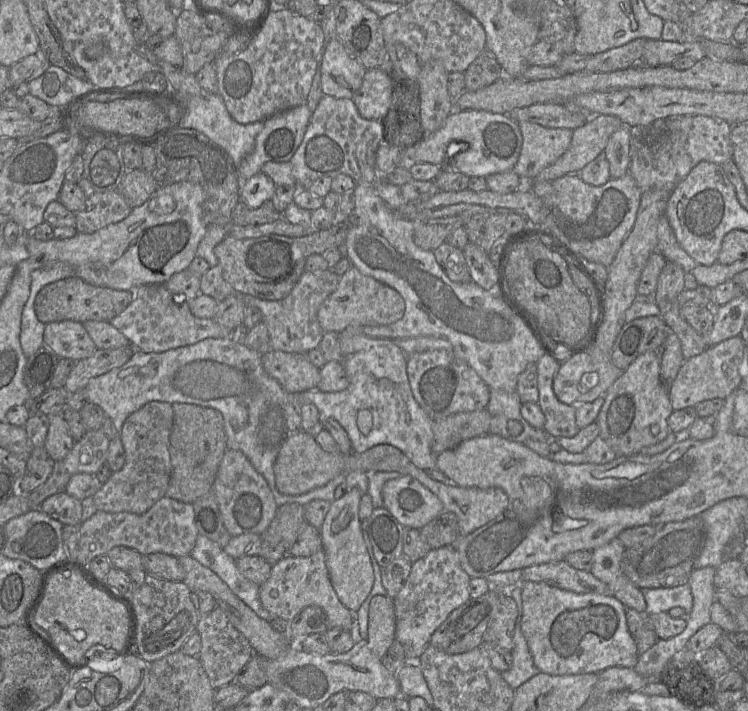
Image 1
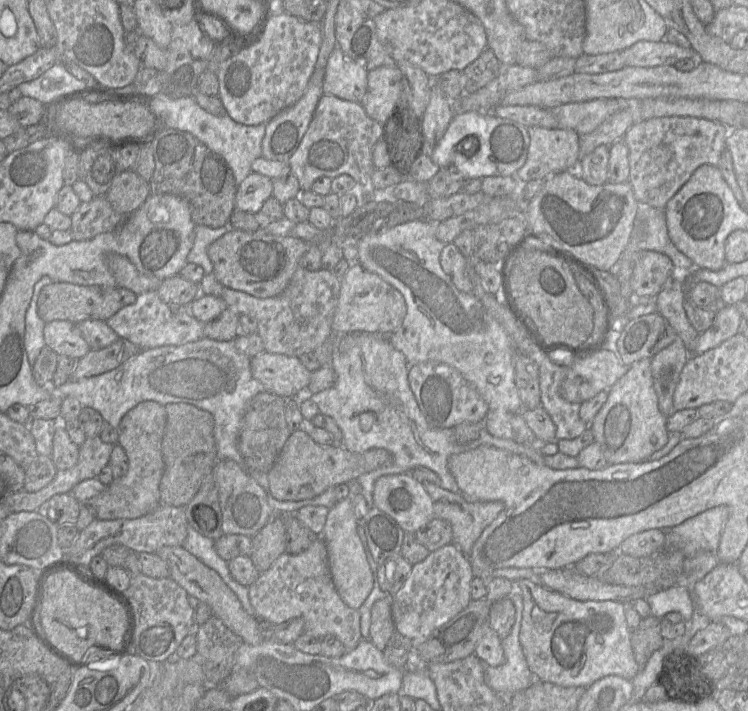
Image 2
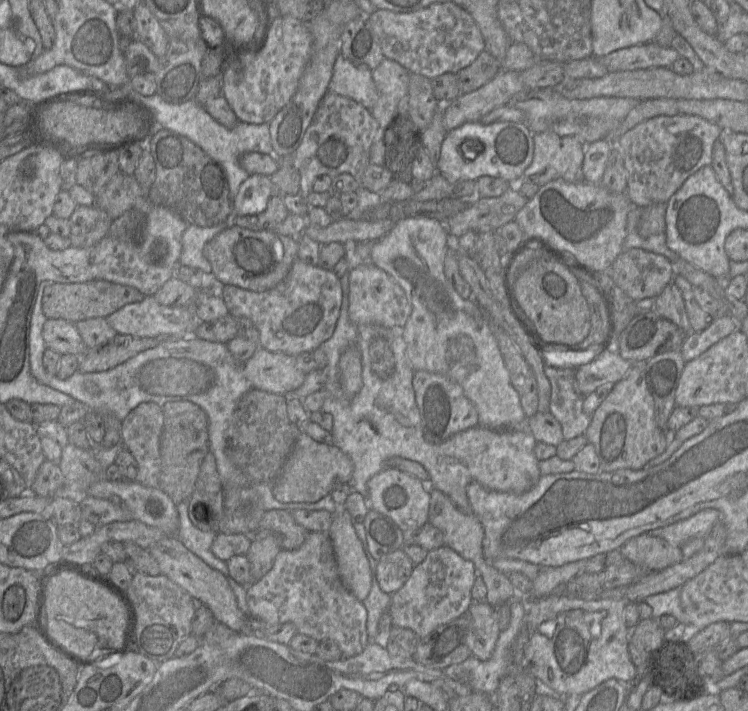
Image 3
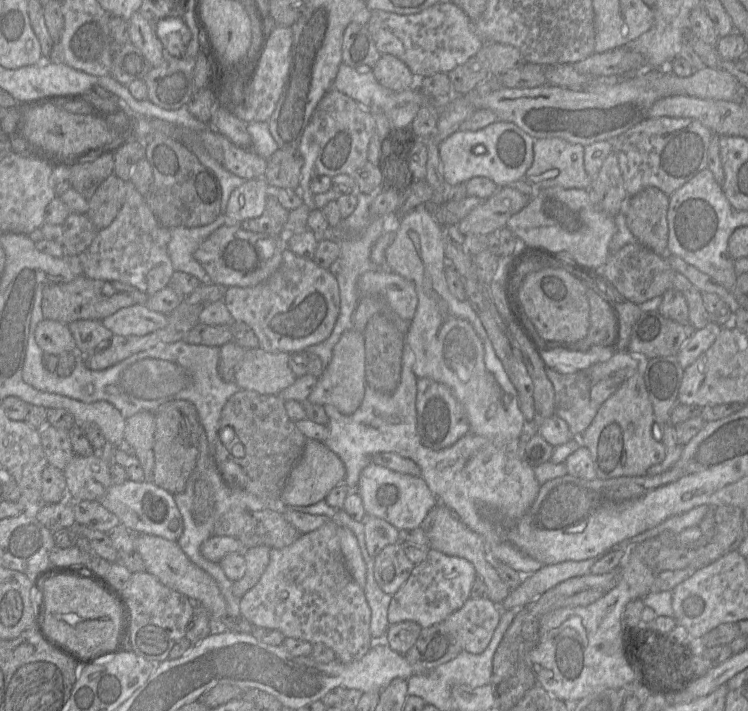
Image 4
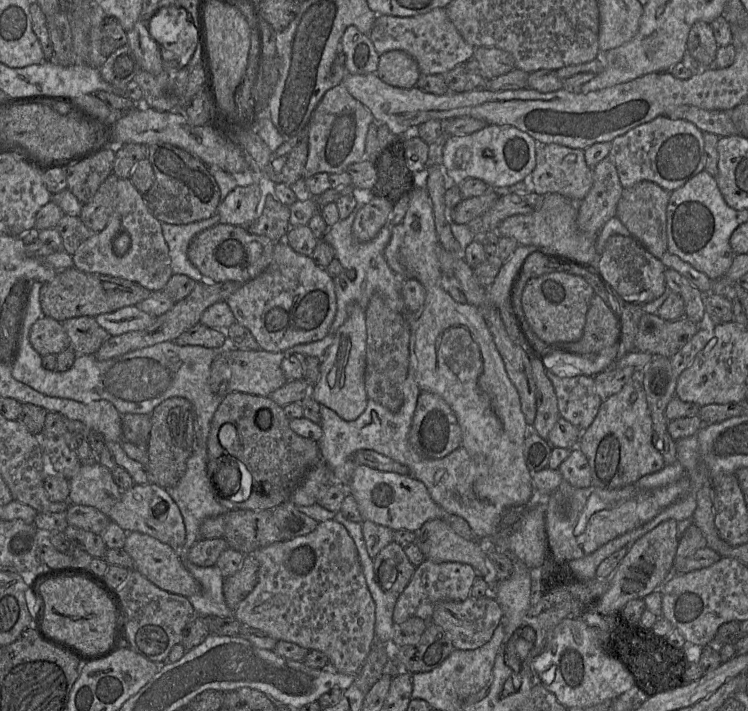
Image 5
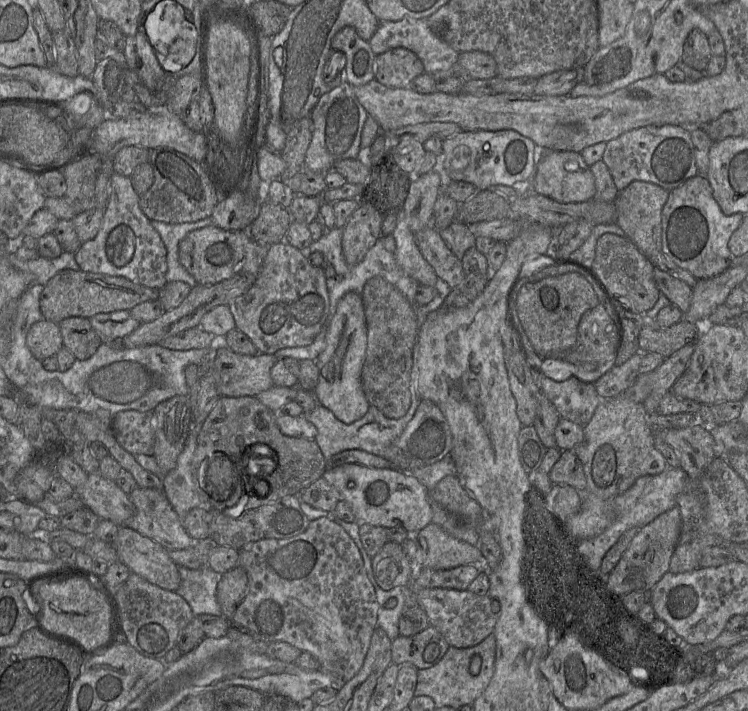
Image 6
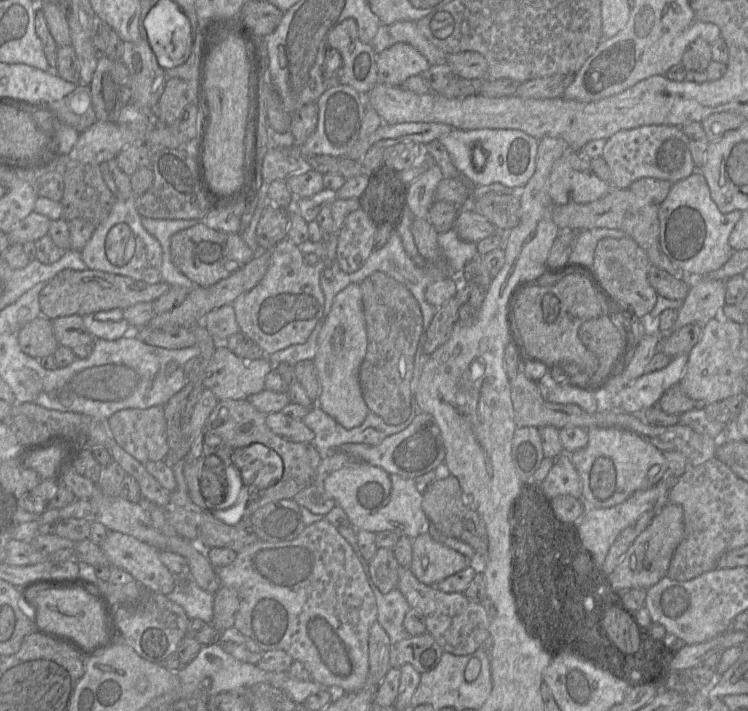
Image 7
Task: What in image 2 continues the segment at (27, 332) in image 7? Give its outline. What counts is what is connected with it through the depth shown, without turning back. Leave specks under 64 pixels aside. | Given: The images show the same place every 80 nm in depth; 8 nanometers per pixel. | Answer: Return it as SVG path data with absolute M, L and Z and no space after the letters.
M54 320L44 326L45 346L59 356L80 359L91 348L81 335L77 323L66 320Z

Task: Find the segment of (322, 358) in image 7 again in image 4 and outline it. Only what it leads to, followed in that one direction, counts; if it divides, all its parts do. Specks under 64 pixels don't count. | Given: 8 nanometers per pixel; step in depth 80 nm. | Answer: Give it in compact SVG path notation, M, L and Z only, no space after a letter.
M355 329L345 331L333 348L332 359L324 368L322 375L307 402L321 406L332 405L344 415L353 414L362 404L366 390L366 349L364 333Z

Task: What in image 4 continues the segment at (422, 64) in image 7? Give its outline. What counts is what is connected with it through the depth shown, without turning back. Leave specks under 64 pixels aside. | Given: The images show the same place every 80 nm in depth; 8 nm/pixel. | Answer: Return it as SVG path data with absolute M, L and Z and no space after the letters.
M383 54L372 72L376 80L390 90L417 88L418 79L403 61L393 55Z

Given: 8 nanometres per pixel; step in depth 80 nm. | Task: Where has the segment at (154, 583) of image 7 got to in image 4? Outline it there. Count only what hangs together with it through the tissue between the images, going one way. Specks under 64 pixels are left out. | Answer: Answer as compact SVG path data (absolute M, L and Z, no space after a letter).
M134 534L134 545L135 551L145 563L146 572L154 575L167 587L201 605L214 621L220 621L227 615L227 603L217 582L188 558L177 541L148 534Z

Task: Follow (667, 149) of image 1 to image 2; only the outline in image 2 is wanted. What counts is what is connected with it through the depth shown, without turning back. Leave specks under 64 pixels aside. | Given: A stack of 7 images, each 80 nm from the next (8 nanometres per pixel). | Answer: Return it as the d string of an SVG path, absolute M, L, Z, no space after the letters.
M691 116L655 117L633 124L622 140L629 150L629 182L636 200L664 209L699 166L718 165L729 132L724 124Z

